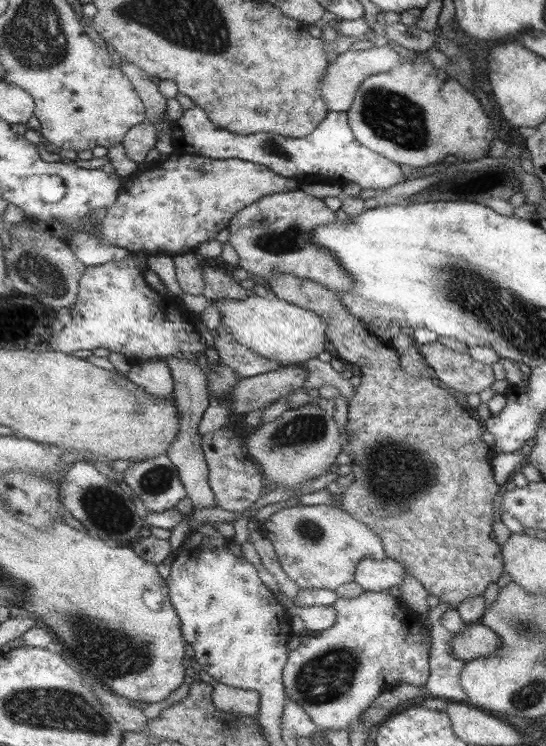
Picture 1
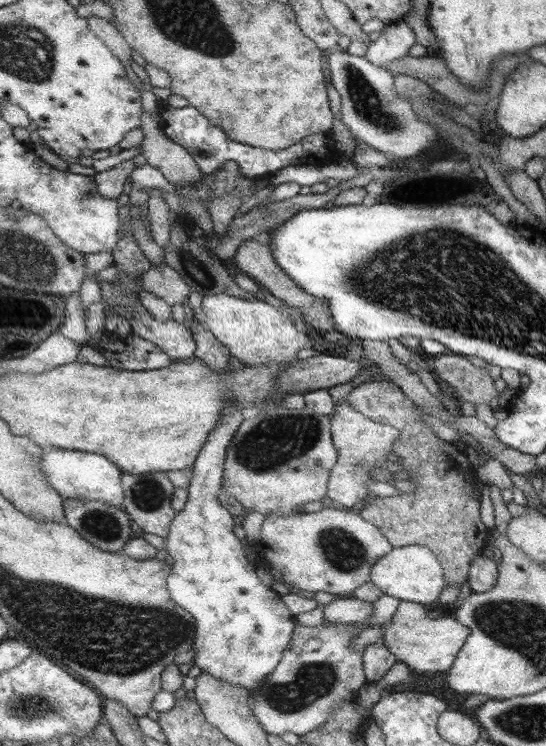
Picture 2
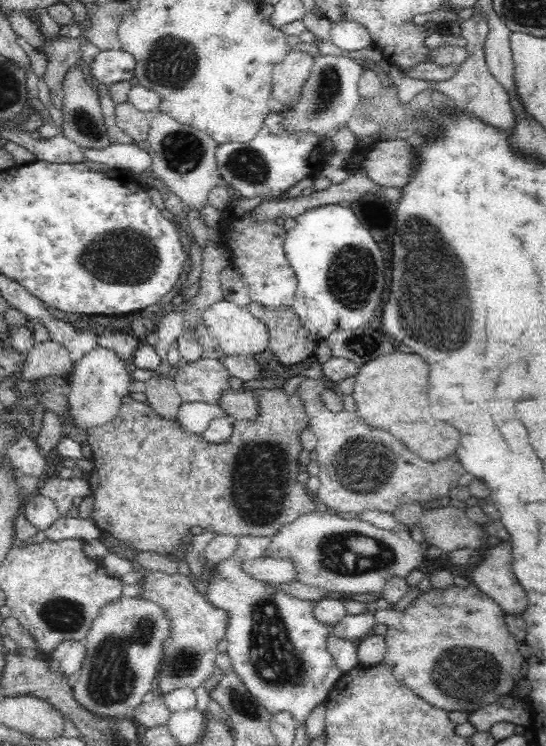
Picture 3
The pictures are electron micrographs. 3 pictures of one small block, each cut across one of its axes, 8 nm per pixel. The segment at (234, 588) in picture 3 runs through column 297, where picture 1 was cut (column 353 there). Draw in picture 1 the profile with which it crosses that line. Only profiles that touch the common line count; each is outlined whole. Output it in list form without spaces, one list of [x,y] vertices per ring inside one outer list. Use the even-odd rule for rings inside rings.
[[[365,591],[358,598],[338,598],[336,623],[322,632],[301,635],[300,645],[291,652],[291,660],[284,667],[284,690],[290,700],[298,702],[319,730],[347,728],[360,717],[372,701],[396,684],[425,686],[431,674],[428,654],[431,637],[422,635],[422,617],[388,591]]]

